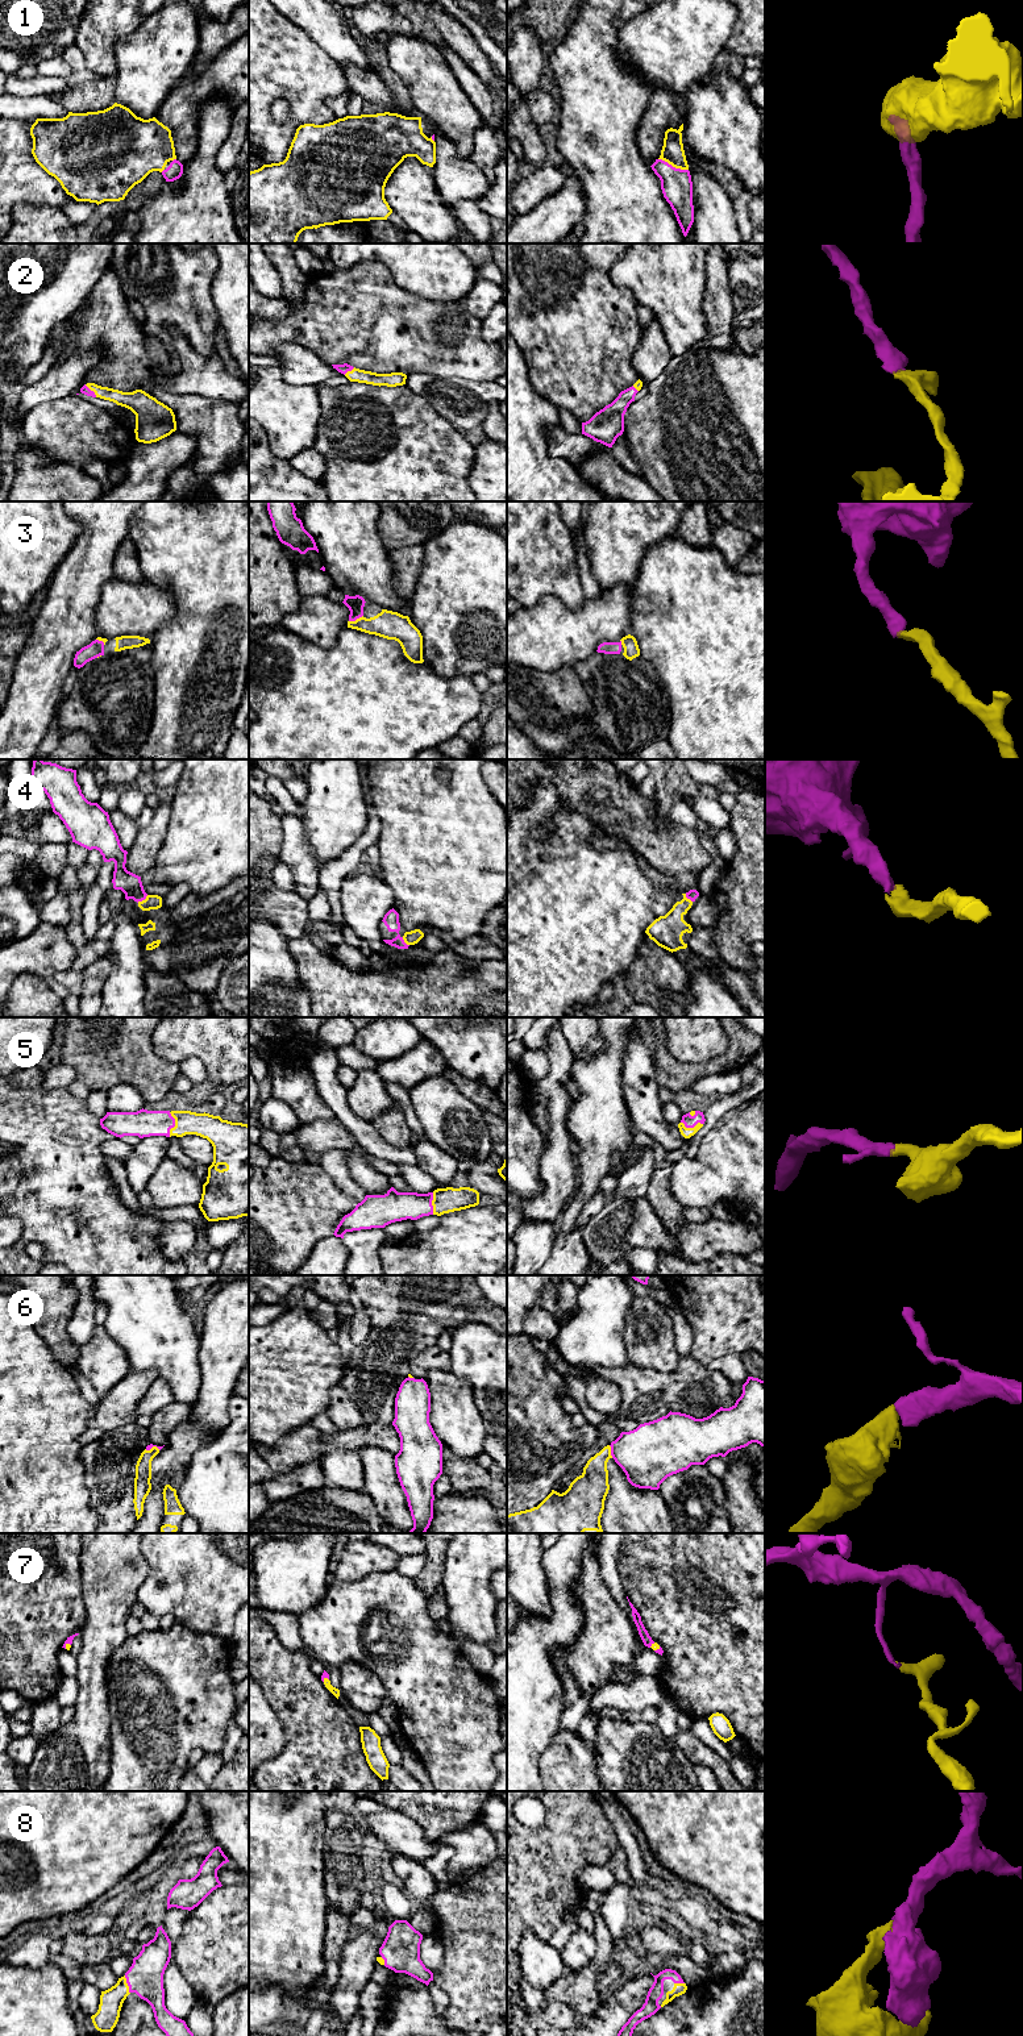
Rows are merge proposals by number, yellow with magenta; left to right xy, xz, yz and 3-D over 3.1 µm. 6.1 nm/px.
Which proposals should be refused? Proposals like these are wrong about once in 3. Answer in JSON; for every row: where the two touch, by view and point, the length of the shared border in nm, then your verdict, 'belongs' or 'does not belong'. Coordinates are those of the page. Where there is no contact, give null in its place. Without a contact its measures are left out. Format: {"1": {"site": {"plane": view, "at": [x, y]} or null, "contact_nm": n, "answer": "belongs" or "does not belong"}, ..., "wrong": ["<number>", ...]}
{"1": {"site": {"plane": "yz", "at": [673, 166]}, "contact_nm": 200, "answer": "belongs"}, "2": {"site": {"plane": "xy", "at": [91, 390]}, "contact_nm": 110, "answer": "belongs"}, "3": {"site": {"plane": "xz", "at": [357, 619]}, "contact_nm": 100, "answer": "belongs"}, "4": {"site": {"plane": "xy", "at": [142, 900]}, "contact_nm": 80, "answer": "belongs"}, "5": {"site": {"plane": "xy", "at": [175, 1124]}, "contact_nm": 150, "answer": "belongs"}, "6": {"site": {"plane": "yz", "at": [610, 1452]}, "contact_nm": 80, "answer": "belongs"}, "7": {"site": {"plane": "xy", "at": [66, 1645]}, "contact_nm": 50, "answer": "does not belong"}, "8": {"site": {"plane": "xy", "at": [127, 1985]}, "contact_nm": 120, "answer": "belongs"}, "wrong": ["7"]}

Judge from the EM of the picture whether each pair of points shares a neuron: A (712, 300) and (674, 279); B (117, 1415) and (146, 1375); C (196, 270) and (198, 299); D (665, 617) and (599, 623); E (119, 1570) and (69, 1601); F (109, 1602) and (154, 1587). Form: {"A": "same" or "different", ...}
{"A": "different", "B": "same", "C": "same", "D": "different", "E": "different", "F": "different"}

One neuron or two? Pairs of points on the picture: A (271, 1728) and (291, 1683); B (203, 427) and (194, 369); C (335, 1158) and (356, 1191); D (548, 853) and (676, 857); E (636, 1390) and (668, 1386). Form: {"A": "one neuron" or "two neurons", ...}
{"A": "two neurons", "B": "two neurons", "C": "one neuron", "D": "two neurons", "E": "one neuron"}

